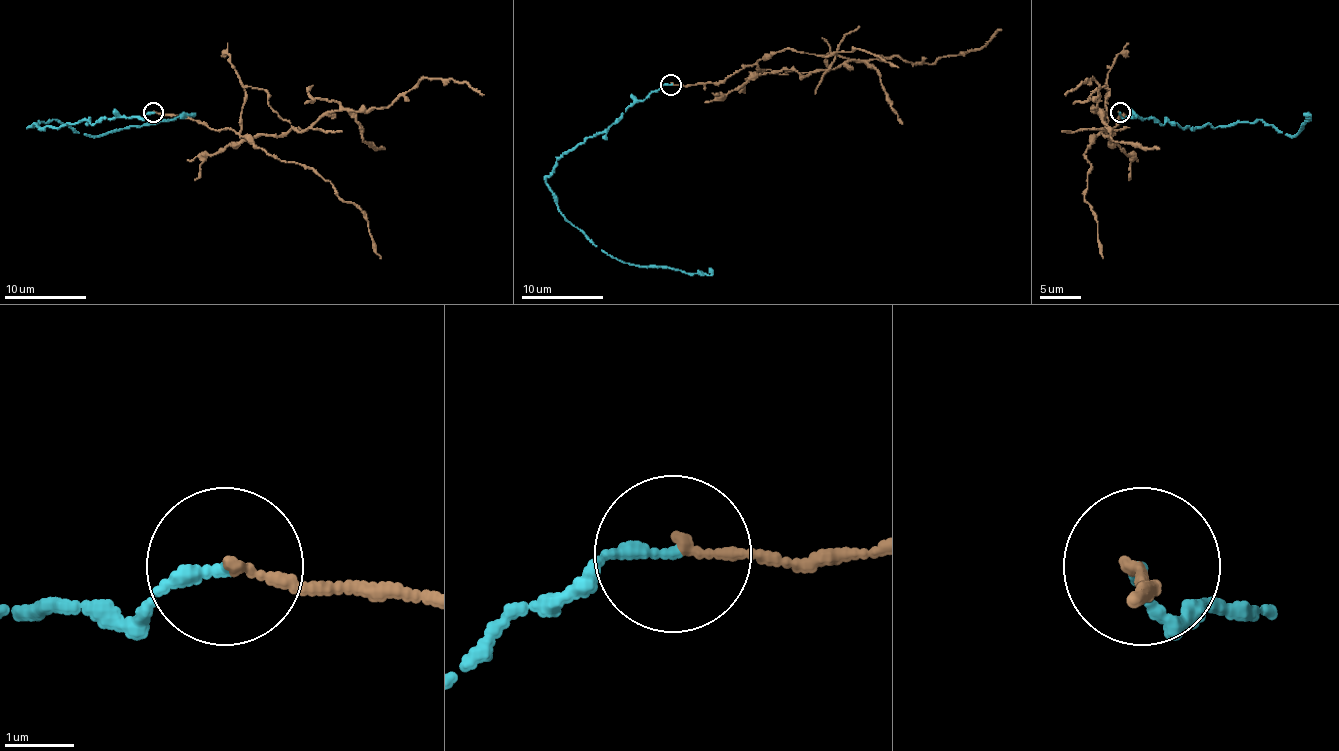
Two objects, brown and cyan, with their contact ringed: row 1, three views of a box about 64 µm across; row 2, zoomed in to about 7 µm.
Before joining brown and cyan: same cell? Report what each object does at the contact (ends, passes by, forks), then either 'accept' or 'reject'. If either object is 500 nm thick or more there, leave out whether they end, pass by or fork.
brown ends there; cyan ends there; reject

